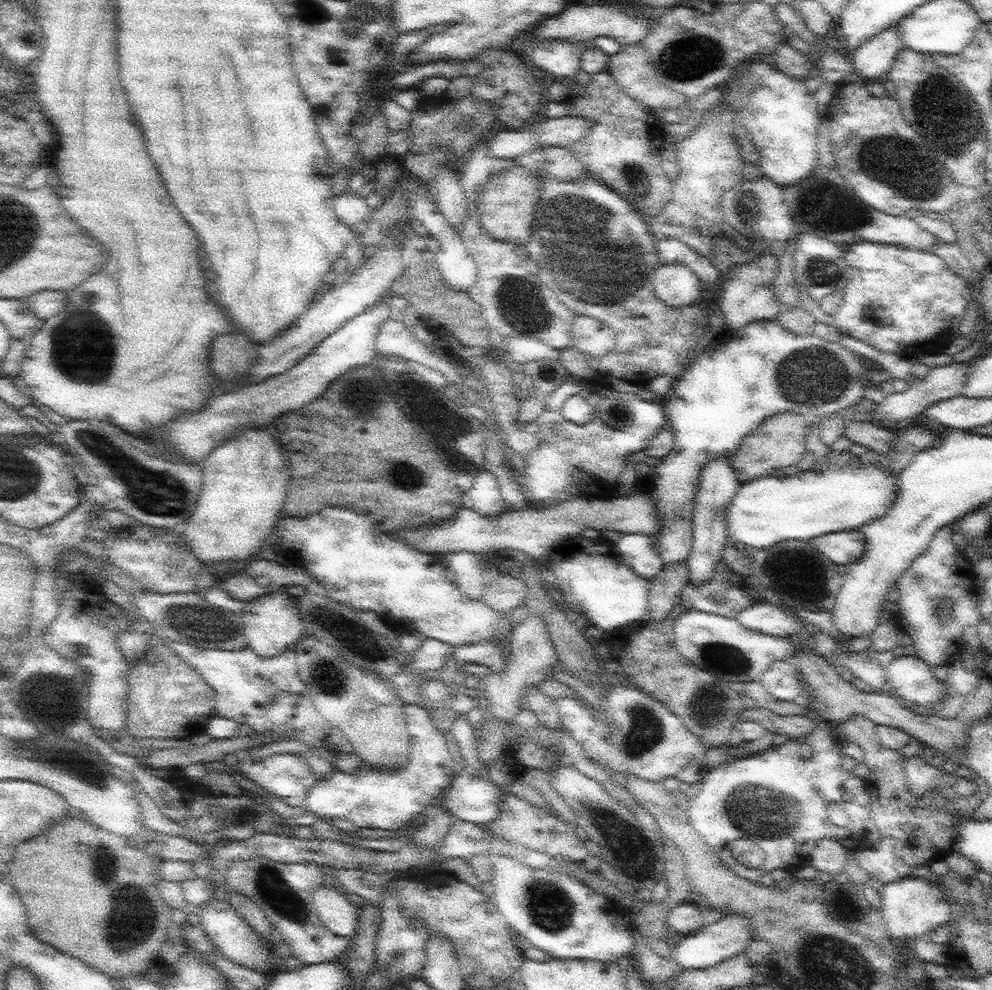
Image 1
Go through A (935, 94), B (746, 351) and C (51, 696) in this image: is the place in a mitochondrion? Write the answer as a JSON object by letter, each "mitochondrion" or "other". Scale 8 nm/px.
{"A":"mitochondrion","B":"other","C":"mitochondrion"}

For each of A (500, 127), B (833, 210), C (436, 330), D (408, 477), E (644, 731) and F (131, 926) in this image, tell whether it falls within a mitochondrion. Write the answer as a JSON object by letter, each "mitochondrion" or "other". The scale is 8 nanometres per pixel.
{"A":"other","B":"mitochondrion","C":"other","D":"mitochondrion","E":"mitochondrion","F":"mitochondrion"}

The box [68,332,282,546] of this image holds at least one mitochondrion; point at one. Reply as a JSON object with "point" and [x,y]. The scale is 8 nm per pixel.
{"point":[152,493]}

